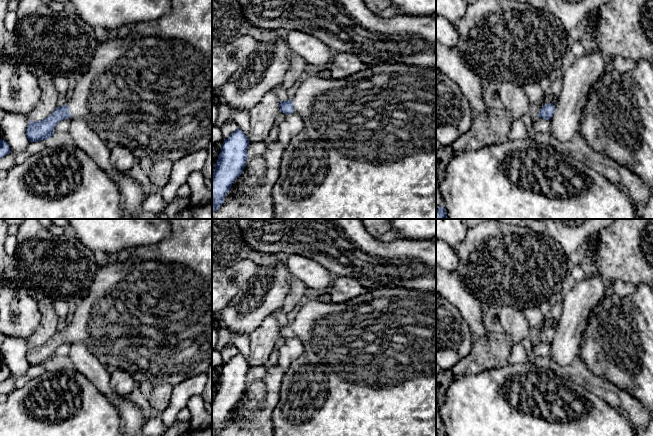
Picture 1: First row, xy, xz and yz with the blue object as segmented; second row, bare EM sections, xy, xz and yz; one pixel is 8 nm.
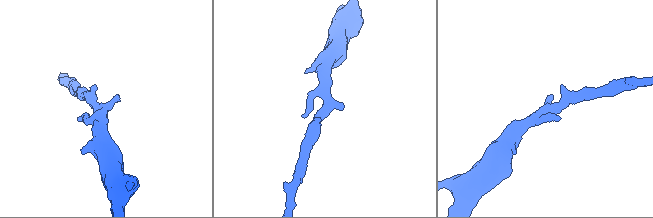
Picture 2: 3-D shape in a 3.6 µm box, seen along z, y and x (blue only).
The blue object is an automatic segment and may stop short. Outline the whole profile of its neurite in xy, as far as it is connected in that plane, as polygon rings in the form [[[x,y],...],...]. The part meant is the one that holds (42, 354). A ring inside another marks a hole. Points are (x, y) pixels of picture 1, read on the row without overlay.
[[[164,219],[171,226],[171,234],[158,243],[134,249],[121,263],[116,261],[99,266],[96,277],[87,294],[75,307],[64,330],[57,331],[46,343],[29,345],[26,359],[30,366],[47,364],[54,358],[58,346],[72,342],[82,343],[105,367],[113,366],[132,376],[136,385],[148,382],[153,387],[171,385],[172,387],[199,374],[206,374],[212,363],[212,219]]]

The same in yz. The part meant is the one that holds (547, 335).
[[[552,327],[544,329],[538,337],[538,341],[550,344],[554,338],[555,330]]]

